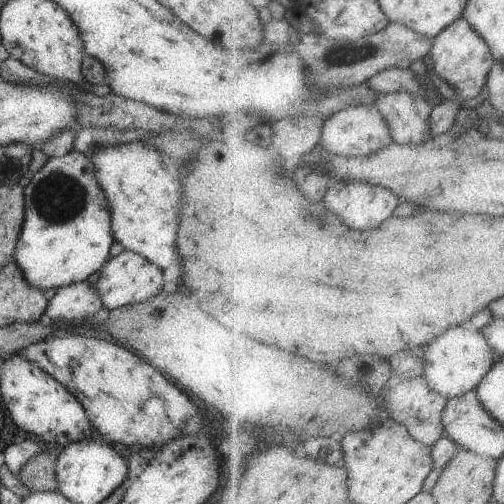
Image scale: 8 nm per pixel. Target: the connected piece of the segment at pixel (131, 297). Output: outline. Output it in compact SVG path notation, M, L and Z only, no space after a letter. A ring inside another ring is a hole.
M126 249L116 256L111 256L108 262L102 265L99 272L95 287L100 294L104 308L108 308L108 310L144 302L144 300L160 294L165 284L163 270L158 265Z

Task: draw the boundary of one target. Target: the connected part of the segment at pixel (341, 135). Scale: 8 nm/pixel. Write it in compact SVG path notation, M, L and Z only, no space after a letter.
M375 103L350 106L329 117L323 126L322 142L324 142L324 148L330 150L332 155L366 158L392 146L396 140L386 116Z

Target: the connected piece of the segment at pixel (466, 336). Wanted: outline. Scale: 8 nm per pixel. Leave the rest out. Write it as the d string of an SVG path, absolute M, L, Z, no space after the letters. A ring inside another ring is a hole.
M471 325L452 328L444 336L430 342L424 352L424 367L430 386L449 399L478 389L496 366L497 360L497 353L482 329L472 328Z

